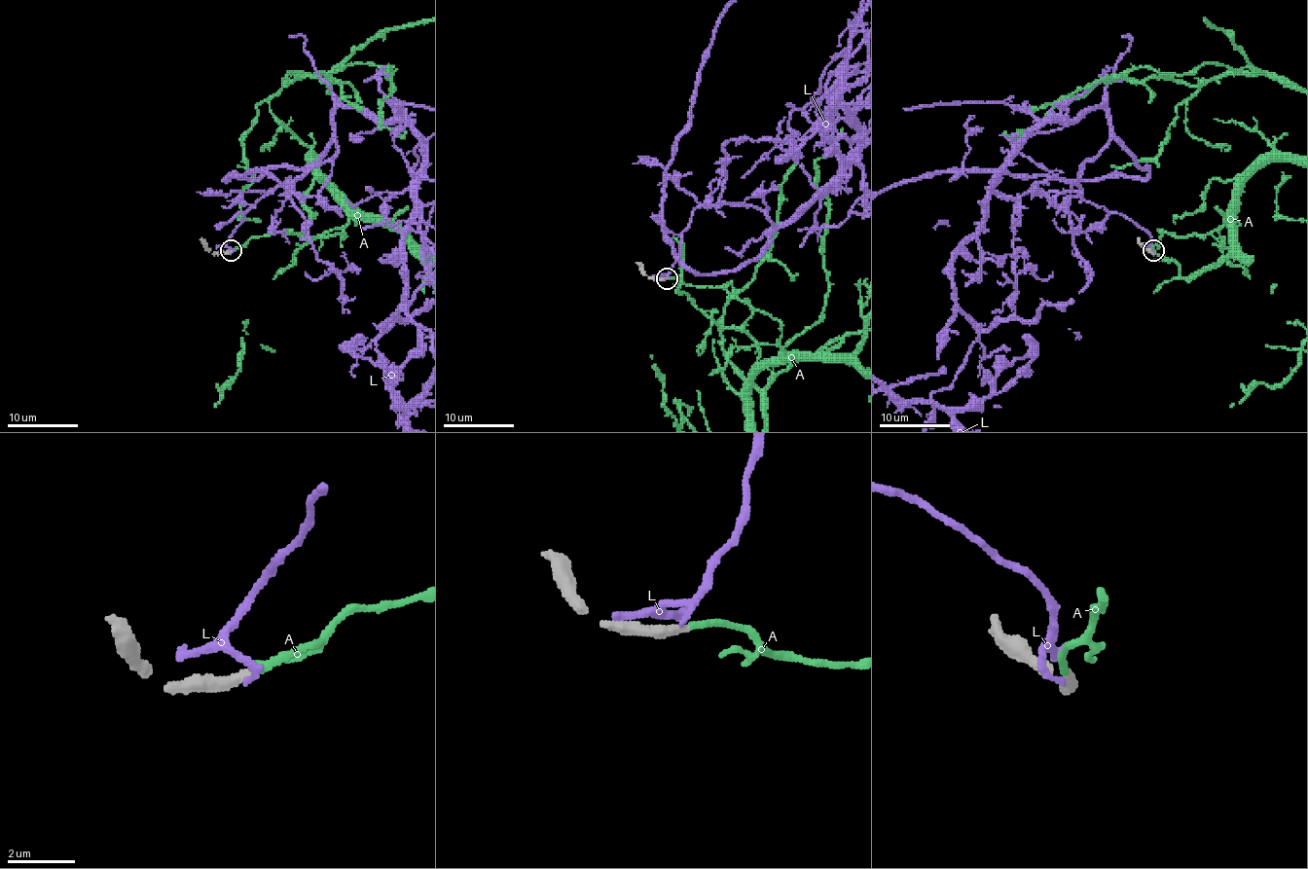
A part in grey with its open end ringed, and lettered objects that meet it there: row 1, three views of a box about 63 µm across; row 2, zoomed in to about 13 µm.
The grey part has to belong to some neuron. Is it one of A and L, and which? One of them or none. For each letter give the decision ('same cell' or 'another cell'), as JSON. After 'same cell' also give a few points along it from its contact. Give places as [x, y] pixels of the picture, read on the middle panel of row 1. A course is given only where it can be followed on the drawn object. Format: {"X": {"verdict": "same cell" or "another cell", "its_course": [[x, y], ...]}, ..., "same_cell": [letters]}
{"A": {"verdict": "same cell"}, "L": {"verdict": "another cell"}, "same_cell": ["A"]}

